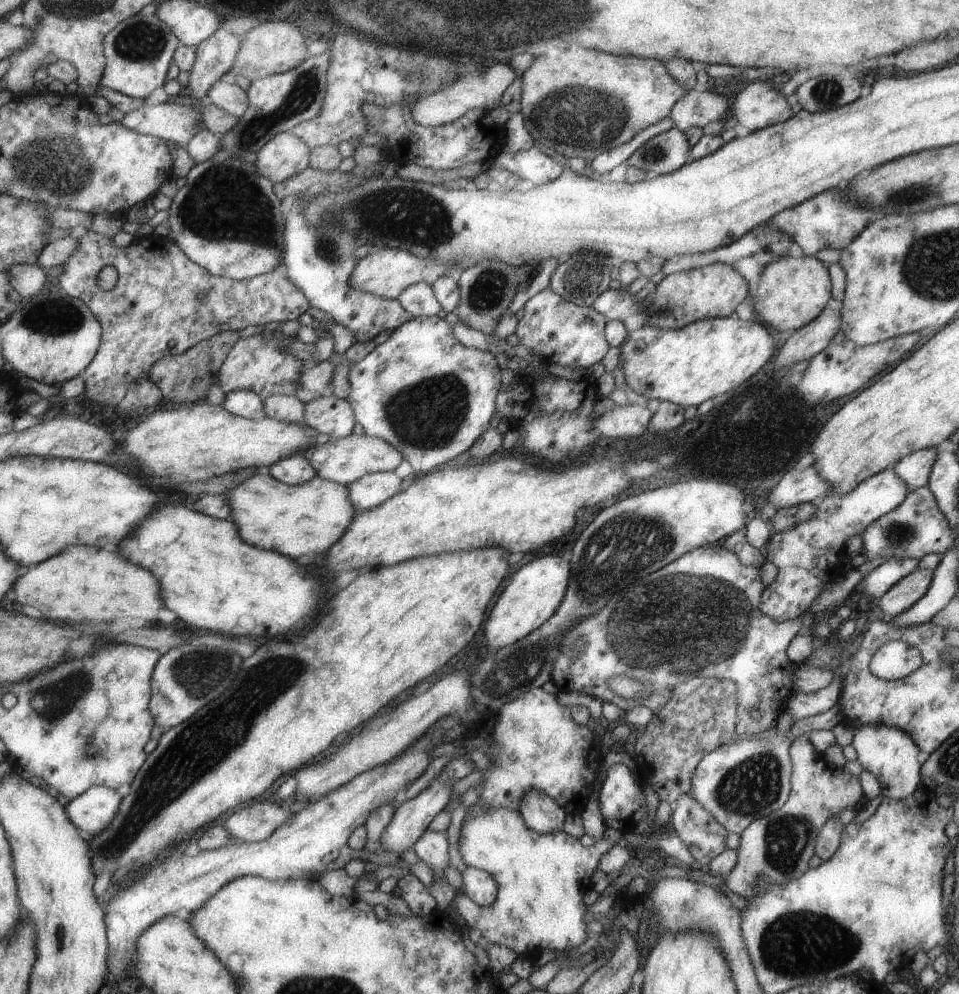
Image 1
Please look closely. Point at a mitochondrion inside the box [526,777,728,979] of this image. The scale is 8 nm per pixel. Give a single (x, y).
(687, 911)

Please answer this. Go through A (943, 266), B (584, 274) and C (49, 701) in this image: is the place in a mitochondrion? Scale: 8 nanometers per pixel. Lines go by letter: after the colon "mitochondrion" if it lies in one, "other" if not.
A: mitochondrion
B: mitochondrion
C: mitochondrion

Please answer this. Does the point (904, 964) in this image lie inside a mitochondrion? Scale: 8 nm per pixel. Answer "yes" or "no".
no

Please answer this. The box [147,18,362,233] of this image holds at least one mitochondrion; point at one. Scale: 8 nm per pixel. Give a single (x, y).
(305, 91)

